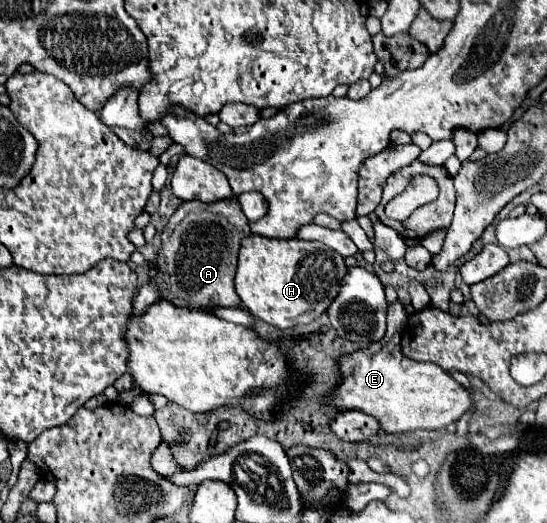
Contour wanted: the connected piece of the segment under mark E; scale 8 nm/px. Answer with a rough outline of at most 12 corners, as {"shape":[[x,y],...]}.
{"shape":[[407,313],[341,357],[339,409],[377,417],[385,433],[441,429],[473,405],[435,363],[401,353]]}

